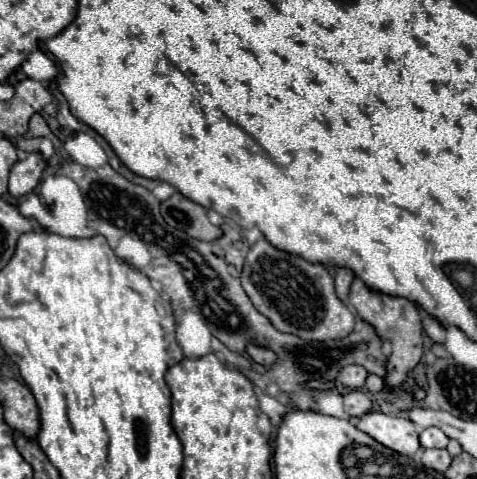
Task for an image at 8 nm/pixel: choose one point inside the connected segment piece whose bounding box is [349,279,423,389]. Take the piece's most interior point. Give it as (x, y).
(395, 320)

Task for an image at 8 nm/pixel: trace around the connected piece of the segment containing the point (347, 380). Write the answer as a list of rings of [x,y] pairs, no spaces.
[[[347,365],[339,371],[337,375],[337,383],[341,383],[343,387],[349,387],[349,389],[361,389],[365,385],[365,379],[367,379],[367,371],[365,367],[361,365]]]

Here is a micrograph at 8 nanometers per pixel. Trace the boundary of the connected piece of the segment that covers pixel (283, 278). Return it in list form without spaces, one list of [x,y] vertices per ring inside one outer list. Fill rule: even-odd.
[[[259,239],[249,249],[241,273],[241,285],[253,307],[283,333],[297,335],[305,341],[331,341],[347,337],[353,331],[355,317],[335,295],[333,277],[327,267],[279,251],[265,239]]]

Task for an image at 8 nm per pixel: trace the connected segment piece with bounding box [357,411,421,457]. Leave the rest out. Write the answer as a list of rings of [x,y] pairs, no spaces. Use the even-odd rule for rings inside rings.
[[[371,411],[371,413],[365,413],[363,417],[359,417],[357,429],[365,431],[381,445],[385,445],[397,453],[403,453],[407,457],[415,455],[417,449],[421,447],[415,425],[405,417],[393,417],[393,415]]]

